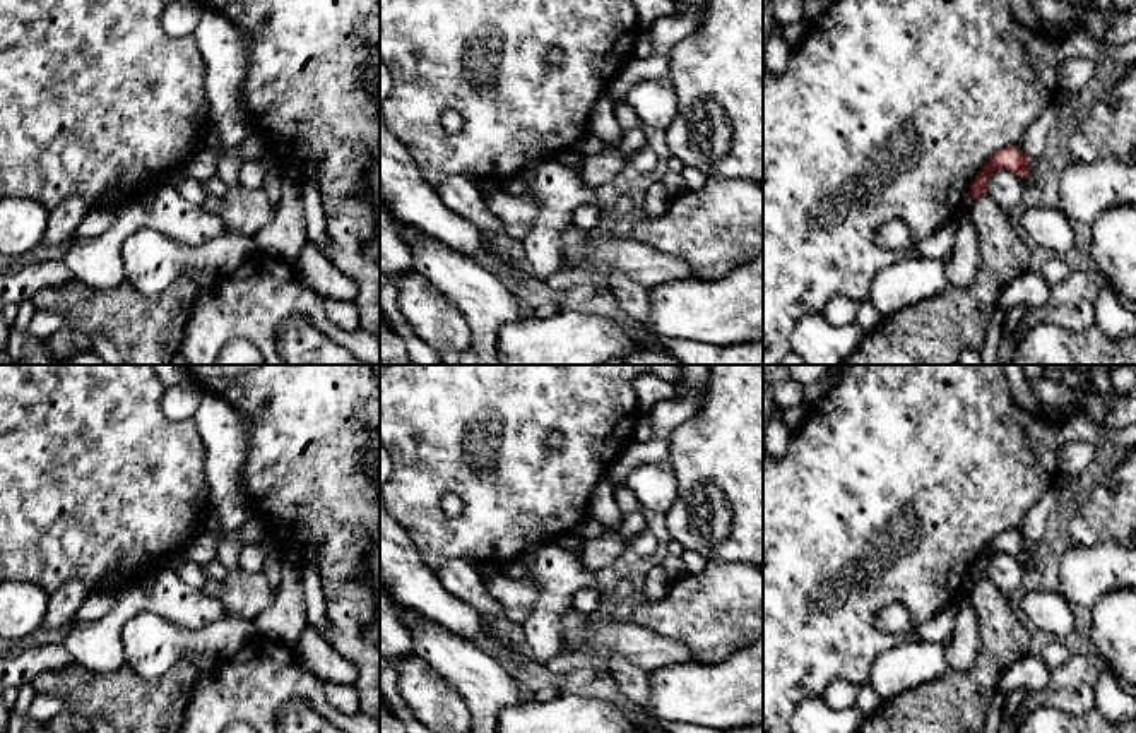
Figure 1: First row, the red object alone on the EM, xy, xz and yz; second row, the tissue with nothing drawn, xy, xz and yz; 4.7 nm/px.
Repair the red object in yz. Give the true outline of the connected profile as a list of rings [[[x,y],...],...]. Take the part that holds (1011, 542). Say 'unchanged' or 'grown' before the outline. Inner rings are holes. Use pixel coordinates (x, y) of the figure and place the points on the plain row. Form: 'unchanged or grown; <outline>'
unchanged; [[[1008,529],[989,541],[989,546],[979,555],[970,569],[968,586],[980,582],[989,575],[989,563],[994,555],[1008,553],[1021,562],[1035,560],[1028,550],[1028,539],[1020,529]]]

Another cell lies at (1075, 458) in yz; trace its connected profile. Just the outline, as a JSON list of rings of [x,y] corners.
[[[1085,440],[1069,442],[1059,452],[1061,473],[1076,476],[1088,468],[1095,457],[1095,447]]]

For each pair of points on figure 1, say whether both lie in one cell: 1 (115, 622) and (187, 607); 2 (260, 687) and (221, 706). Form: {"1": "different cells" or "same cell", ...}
{"1": "same cell", "2": "same cell"}

